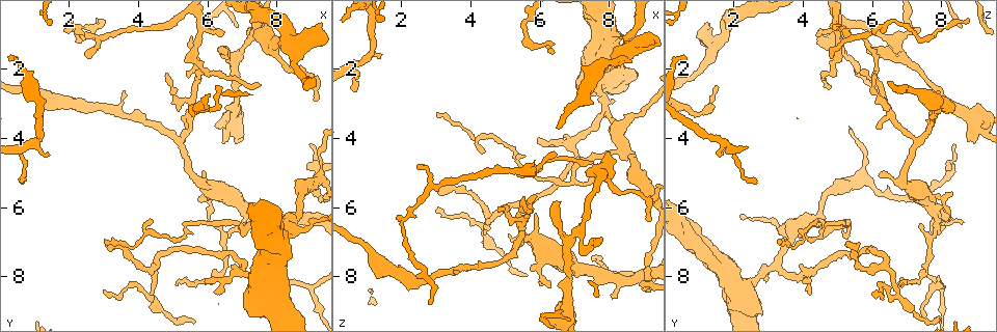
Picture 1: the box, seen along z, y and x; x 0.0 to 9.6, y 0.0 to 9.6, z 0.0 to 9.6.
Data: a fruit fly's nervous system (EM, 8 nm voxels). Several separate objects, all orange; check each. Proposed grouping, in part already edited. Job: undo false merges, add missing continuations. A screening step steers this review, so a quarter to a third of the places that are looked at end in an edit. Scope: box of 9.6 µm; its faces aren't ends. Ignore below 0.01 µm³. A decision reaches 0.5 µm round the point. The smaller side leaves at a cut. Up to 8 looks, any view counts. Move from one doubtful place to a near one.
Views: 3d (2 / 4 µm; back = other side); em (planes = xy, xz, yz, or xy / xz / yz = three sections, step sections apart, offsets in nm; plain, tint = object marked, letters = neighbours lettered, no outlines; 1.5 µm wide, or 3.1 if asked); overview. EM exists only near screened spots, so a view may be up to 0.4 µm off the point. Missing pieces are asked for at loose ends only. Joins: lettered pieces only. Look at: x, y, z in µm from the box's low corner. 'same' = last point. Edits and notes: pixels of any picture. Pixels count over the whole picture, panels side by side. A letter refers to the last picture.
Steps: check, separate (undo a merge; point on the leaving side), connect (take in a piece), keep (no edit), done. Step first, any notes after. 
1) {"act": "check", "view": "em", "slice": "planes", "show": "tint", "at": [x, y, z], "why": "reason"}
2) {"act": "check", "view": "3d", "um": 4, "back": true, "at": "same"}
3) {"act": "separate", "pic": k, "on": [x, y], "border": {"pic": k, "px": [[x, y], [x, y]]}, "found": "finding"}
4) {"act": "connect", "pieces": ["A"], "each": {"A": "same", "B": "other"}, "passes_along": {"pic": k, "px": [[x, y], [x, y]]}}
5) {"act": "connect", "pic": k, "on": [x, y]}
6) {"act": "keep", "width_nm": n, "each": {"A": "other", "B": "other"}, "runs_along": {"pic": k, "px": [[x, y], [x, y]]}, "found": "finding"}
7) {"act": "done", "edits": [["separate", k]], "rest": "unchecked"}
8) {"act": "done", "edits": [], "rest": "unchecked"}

{"act": "check", "view": "3d", "um": 2, "at": [8.30, 6.40, 4.30], "why": "branch point"}

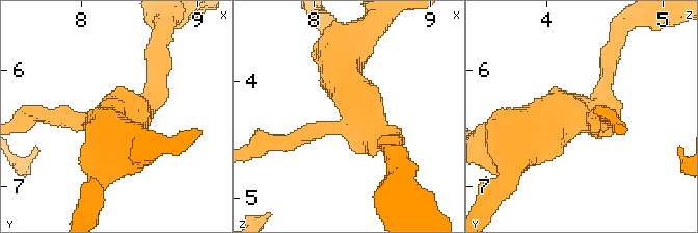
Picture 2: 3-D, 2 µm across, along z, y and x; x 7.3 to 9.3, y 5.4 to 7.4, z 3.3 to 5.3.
{"act": "check", "view": "em", "slice": "xz", "step": 8, "show": "letters", "at": [8.32, 6.40, 4.24], "why": "now the EM"}

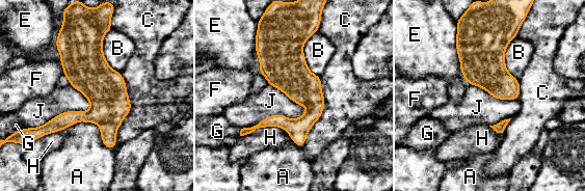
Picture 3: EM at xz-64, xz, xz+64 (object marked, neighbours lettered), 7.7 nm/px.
{"act": "check", "view": "em", "slice": "planes", "show": "letters", "at": "same"}

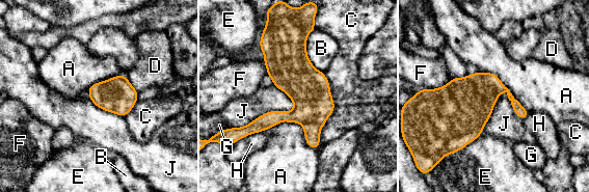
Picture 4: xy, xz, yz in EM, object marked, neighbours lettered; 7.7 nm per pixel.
{"act": "keep", "longest_contact_nm": ["C", 600], "each": {"A": "other", "B": "other", "C": "other", "D": "other", "E": "other", "F": "other", "G": "other", "H": "other", "J": "other"}, "found": "one neuron here"}

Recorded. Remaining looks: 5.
{"act": "check", "view": "em", "slice": "planes", "show": "letters", "at": [7.65, 0.75, 5.25], "why": "thick turns thin"}

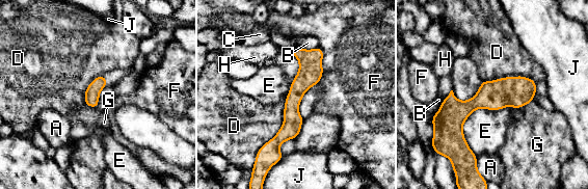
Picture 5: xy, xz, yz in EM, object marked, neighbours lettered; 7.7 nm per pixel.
{"act": "keep", "each": {"A": "other", "B": "other", "C": "other", "D": "other", "E": "other", "F": "other", "G": "other", "H": "other", "J": "other"}, "found": "all the same neuron"}

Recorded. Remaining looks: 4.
{"act": "check", "view": "3d", "um": 2, "at": [9.10, 2.85, 6.35], "why": "thin end"}

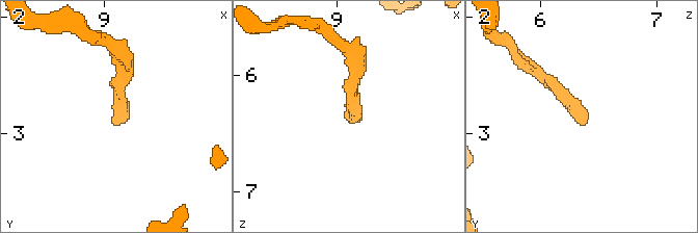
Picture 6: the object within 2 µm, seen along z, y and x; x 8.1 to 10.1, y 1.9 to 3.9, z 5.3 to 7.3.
{"act": "check", "view": "em", "slice": "planes", "show": "letters", "at": [9.14, 2.90, 6.42]}

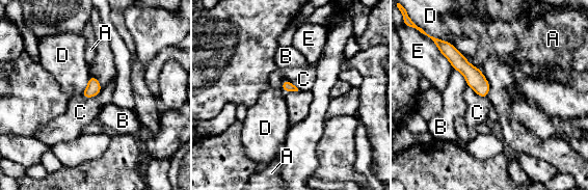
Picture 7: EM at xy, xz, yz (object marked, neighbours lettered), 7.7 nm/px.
{"act": "keep", "width_nm": 90, "longest_contact_nm": ["E", 220], "each": {"A": "other", "B": "other", "C": "other", "D": "other", "E": "other"}, "found": "no lettered piece goes on from it"}

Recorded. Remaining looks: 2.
{"act": "done", "edits": [], "rest": "unchecked"}

